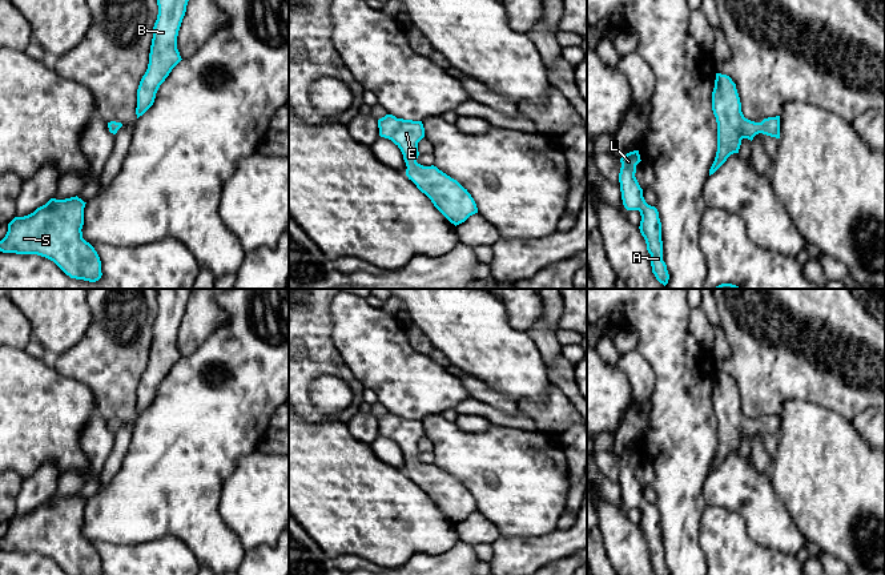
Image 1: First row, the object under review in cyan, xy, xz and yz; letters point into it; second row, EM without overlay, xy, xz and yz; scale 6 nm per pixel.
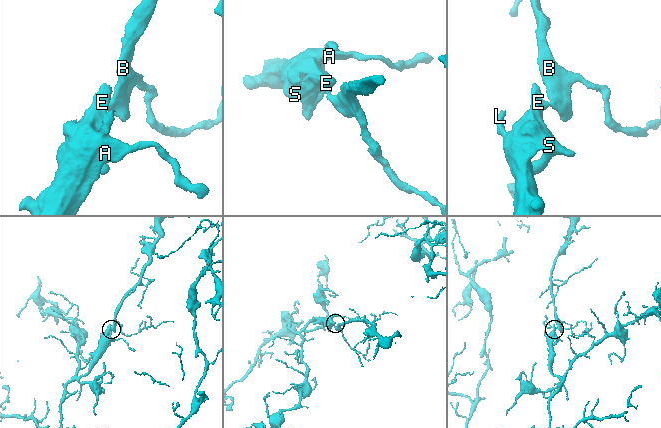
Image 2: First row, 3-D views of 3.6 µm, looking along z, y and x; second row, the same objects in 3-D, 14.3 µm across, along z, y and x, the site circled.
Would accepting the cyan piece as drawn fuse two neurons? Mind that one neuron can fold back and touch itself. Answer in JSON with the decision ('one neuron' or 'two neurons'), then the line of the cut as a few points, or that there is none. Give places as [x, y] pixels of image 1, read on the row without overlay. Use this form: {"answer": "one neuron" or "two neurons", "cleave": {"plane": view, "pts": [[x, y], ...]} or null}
{"answer": "one neuron", "cleave": null}

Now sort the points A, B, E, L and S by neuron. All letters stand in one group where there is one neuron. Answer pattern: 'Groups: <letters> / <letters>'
Groups: A B E L S

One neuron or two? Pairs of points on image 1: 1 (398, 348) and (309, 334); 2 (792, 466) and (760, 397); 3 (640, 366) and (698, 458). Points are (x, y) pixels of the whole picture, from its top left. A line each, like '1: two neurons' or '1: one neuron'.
1: two neurons
2: two neurons
3: two neurons

